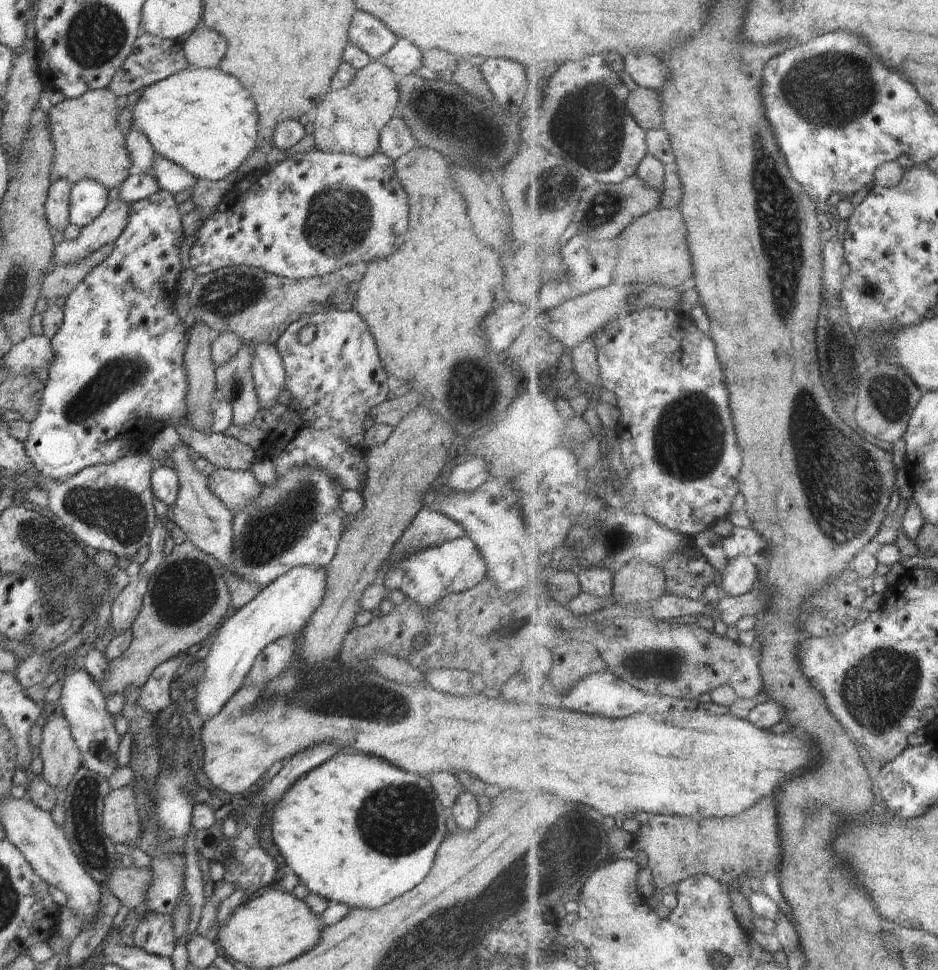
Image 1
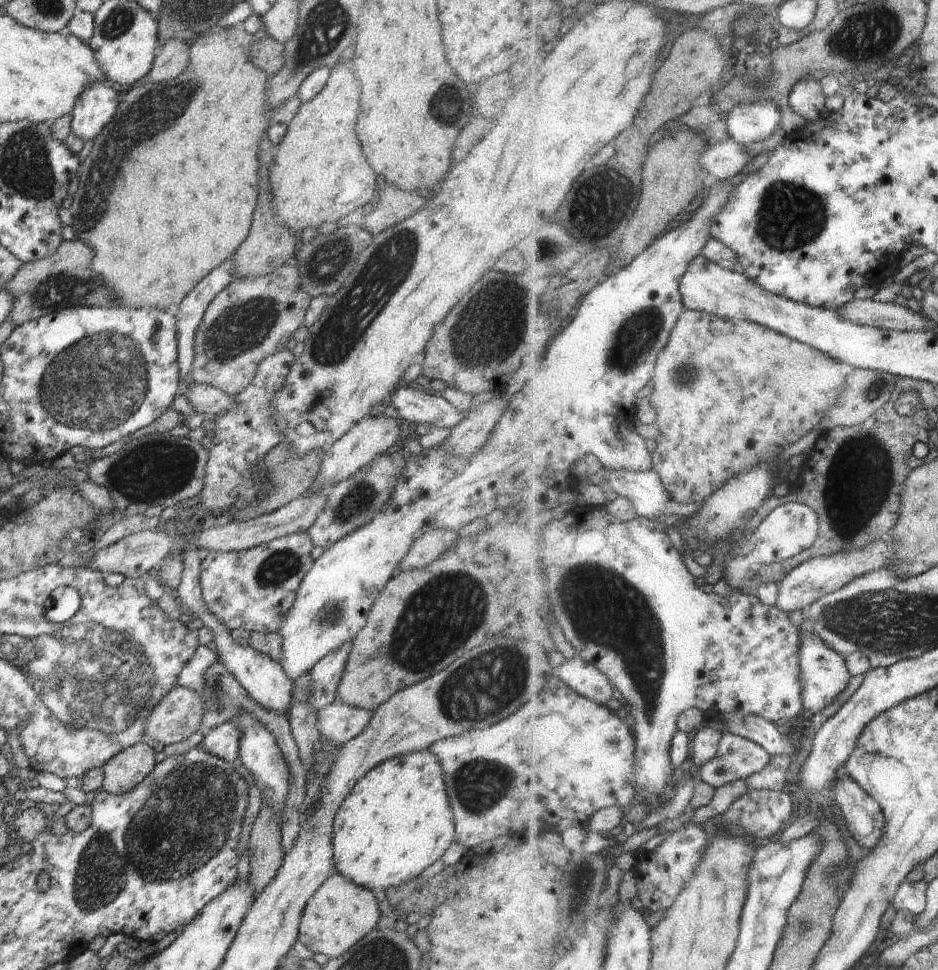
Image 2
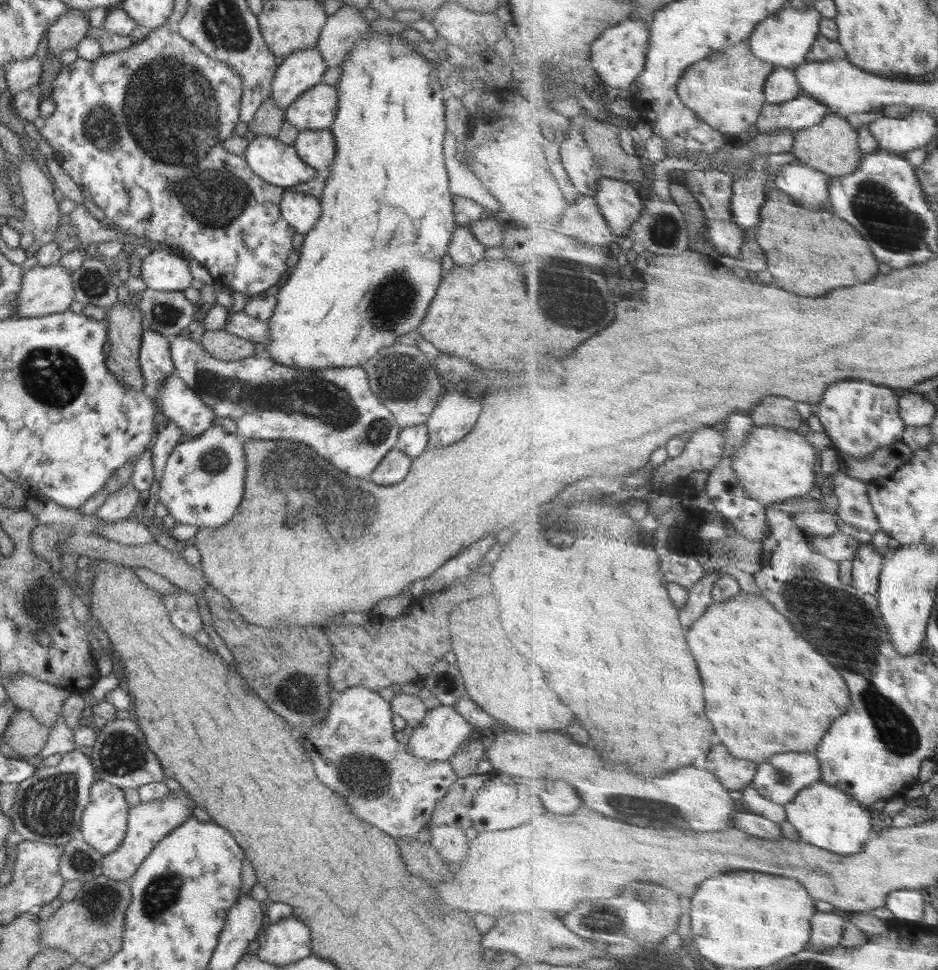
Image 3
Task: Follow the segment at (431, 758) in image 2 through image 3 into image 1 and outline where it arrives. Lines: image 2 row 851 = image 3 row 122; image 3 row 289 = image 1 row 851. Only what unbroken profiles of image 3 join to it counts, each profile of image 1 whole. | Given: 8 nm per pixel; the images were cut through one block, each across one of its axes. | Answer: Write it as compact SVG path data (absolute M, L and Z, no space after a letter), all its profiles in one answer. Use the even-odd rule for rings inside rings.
M353 751L338 753L318 768L310 769L310 772L306 772L302 778L296 780L282 794L282 798L274 804L273 809L272 830L269 833L269 840L272 847L275 847L277 852L282 854L288 870L298 876L299 882L304 884L309 892L314 892L314 894L326 898L329 902L346 904L351 908L380 908L382 904L388 904L390 900L402 896L402 894L420 884L430 872L430 868L434 864L434 856L436 856L436 852L438 852L438 848L447 834L446 810L436 796L432 784L426 780L425 776L396 768L393 764L376 756Z

